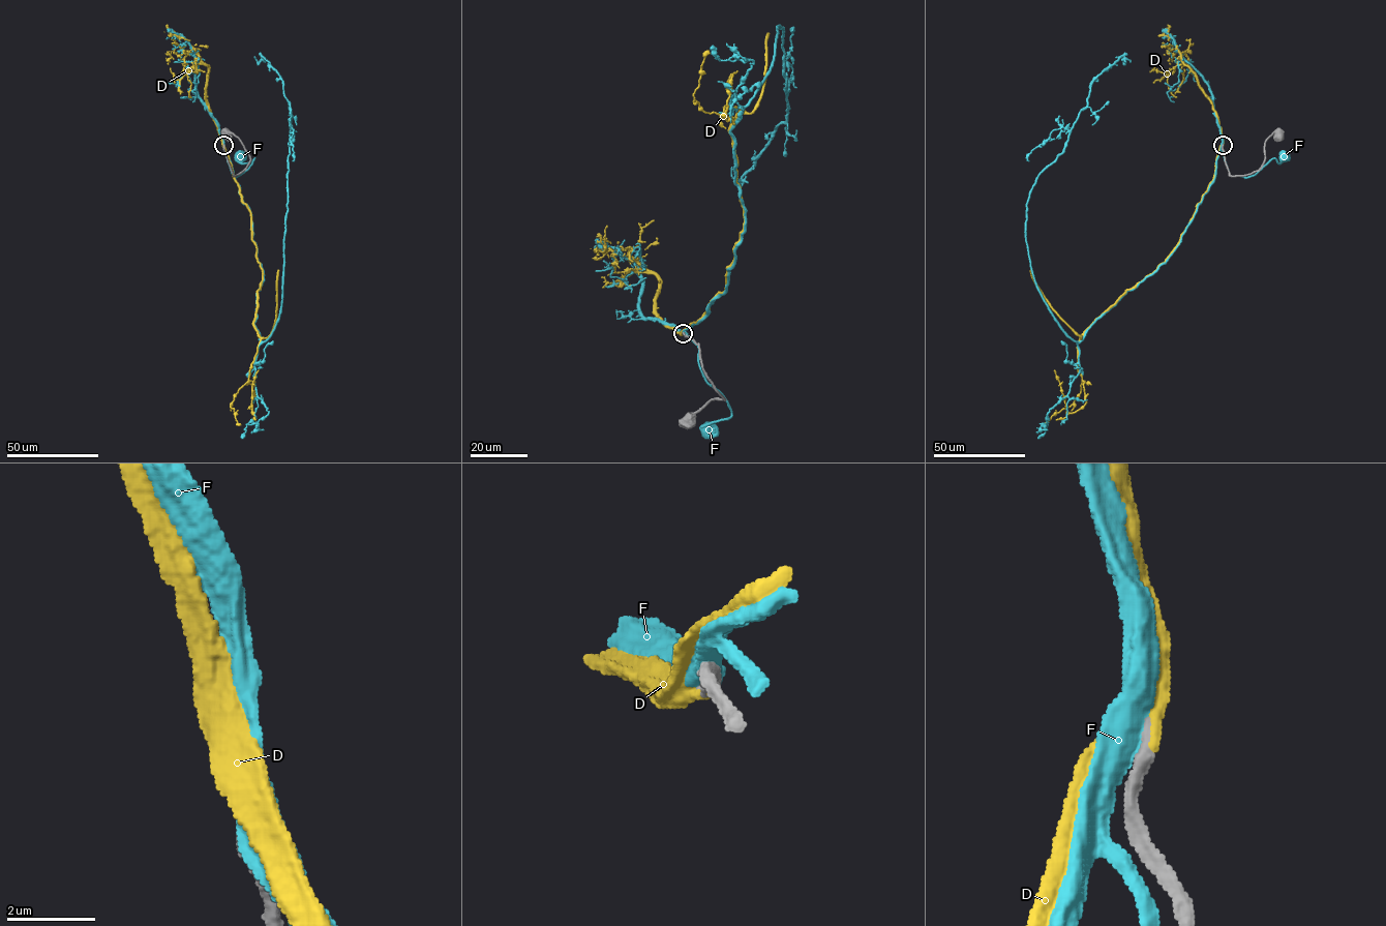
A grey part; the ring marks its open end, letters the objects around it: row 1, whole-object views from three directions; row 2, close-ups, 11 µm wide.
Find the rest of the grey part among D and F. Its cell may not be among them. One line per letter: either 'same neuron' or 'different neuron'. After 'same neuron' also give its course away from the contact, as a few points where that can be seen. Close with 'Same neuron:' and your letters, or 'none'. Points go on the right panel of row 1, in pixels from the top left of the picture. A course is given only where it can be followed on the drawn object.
D: same neuron; course (1223, 145), (1213, 178), (1175, 247), (1080, 339), (1078, 372), (1086, 402), (1074, 412), (1066, 411), (1054, 369)
F: different neuron
Same neuron: D

